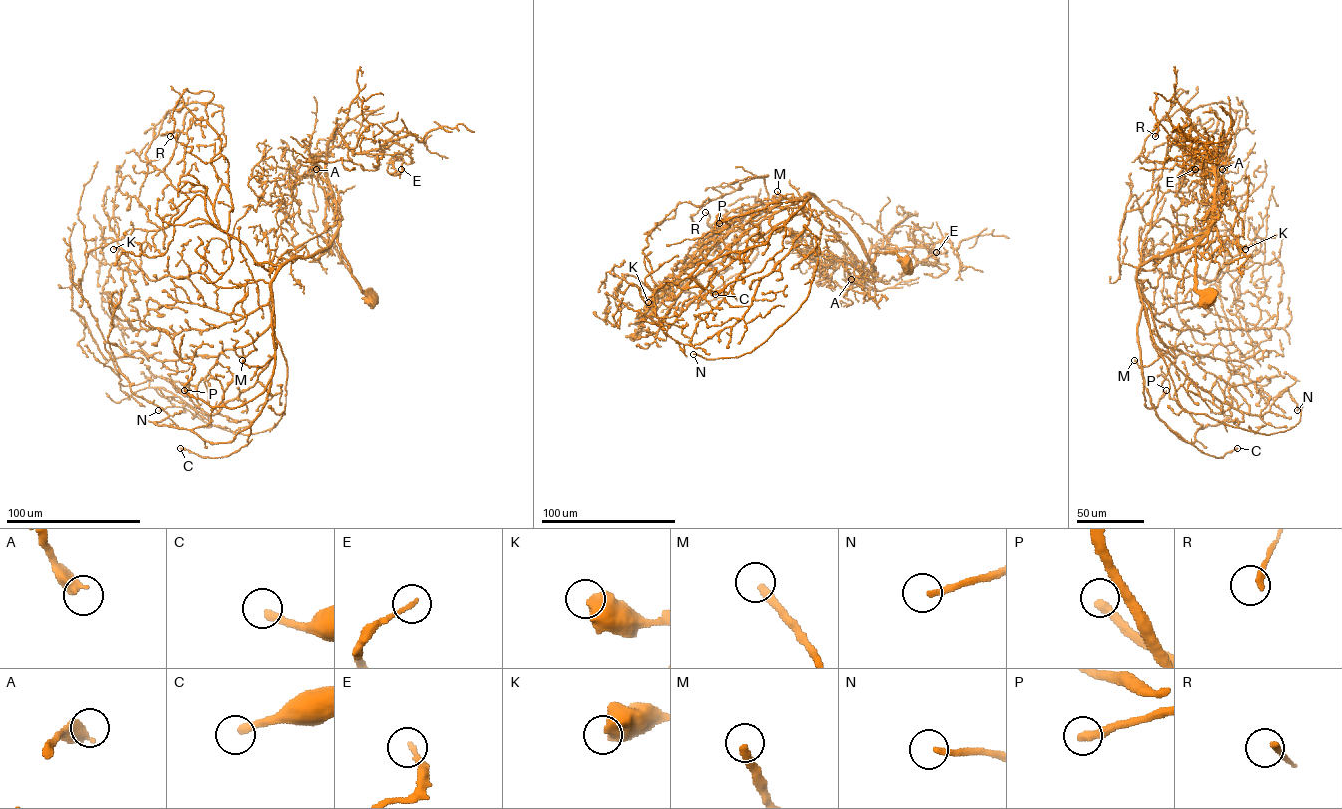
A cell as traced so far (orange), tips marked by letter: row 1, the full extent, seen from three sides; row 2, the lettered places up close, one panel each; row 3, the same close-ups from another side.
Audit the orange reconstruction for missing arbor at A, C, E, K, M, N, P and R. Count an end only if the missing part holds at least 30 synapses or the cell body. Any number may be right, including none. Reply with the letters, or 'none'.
C, M, N, P

